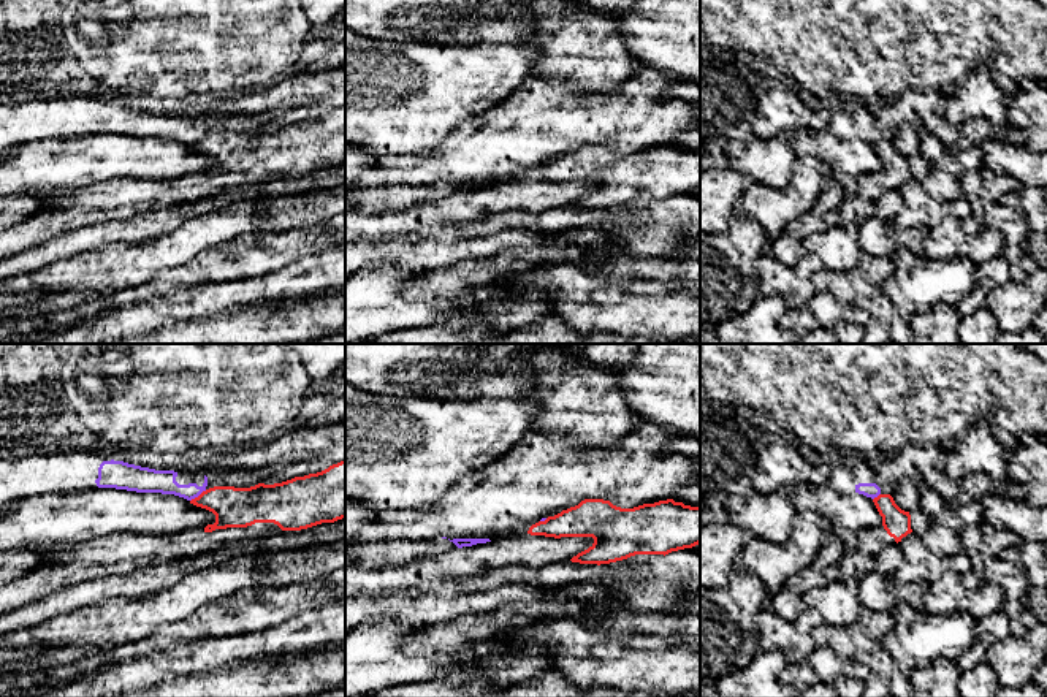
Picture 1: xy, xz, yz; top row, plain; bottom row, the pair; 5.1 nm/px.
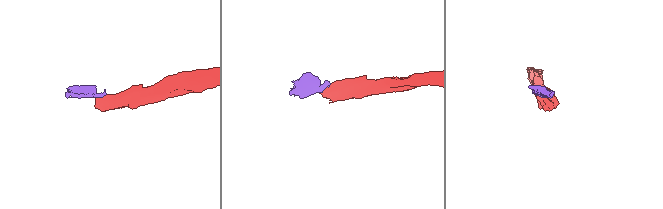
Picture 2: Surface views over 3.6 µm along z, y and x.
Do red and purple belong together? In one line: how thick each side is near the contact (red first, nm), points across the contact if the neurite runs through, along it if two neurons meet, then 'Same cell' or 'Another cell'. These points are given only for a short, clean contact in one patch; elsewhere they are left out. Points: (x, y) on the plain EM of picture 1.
Thickness 200 nm (red) against 120 nm. Boundary: xy (206, 135), (190, 146). Another cell

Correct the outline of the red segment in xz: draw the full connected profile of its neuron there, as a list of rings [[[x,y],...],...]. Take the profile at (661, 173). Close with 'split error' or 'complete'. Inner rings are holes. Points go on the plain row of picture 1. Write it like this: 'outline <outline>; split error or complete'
outline [[[584,144],[545,166],[532,169],[531,181],[545,182],[592,182],[594,189],[573,201],[572,208],[610,209],[635,200],[668,200],[700,189],[700,152],[684,150],[673,144],[621,154],[603,144]]]; complete

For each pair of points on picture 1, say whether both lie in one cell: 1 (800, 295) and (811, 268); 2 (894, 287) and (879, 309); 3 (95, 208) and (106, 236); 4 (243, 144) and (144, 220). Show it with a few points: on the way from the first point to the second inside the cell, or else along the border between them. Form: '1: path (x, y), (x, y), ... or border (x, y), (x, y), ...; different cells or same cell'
1: path (800, 289), (800, 279), (805, 274); same cell
2: border (879, 287), (895, 309), (908, 320); different cells
3: border (137, 213), (124, 219), (102, 219), (64, 230); different cells
4: border (197, 200), (146, 209), (125, 219); different cells

